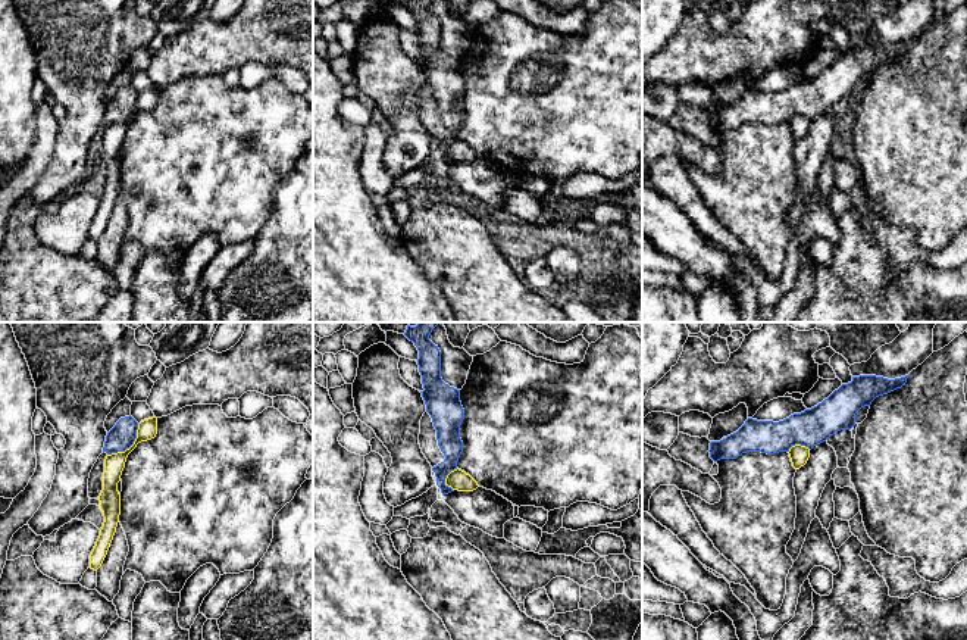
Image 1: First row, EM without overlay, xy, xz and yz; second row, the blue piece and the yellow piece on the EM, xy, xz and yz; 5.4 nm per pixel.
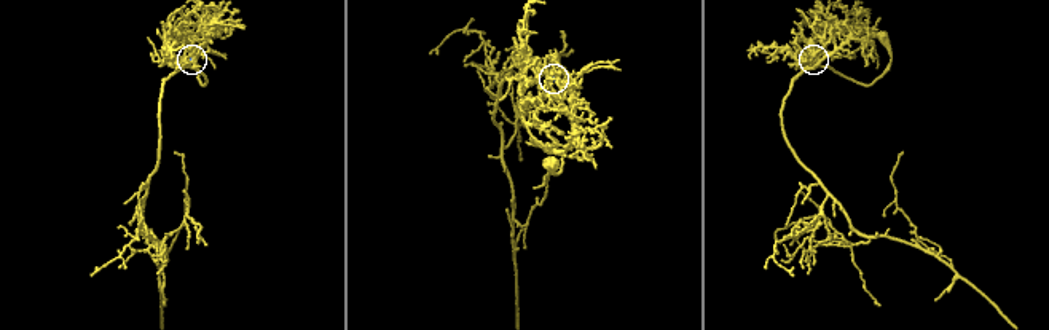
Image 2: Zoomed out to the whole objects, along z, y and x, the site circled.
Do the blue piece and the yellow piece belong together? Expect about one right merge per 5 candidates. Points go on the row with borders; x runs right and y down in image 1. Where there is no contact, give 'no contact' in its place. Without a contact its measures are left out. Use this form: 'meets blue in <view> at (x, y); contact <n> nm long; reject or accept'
meets blue in xy at (130, 446); contact 240 nm long; reject

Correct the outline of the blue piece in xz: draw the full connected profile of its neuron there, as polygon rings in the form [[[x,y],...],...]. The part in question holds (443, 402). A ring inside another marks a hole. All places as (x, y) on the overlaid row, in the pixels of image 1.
[[[438,322],[407,325],[404,335],[419,350],[417,365],[425,388],[420,391],[426,412],[420,419],[419,444],[435,472],[436,486],[442,494],[448,494],[454,490],[445,484],[445,478],[457,469],[457,461],[463,452],[460,425],[464,419],[464,409],[460,402],[460,390],[450,387],[441,378],[441,352],[429,340],[436,325]]]

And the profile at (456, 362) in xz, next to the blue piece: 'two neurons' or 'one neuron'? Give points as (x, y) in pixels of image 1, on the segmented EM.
two neurons

